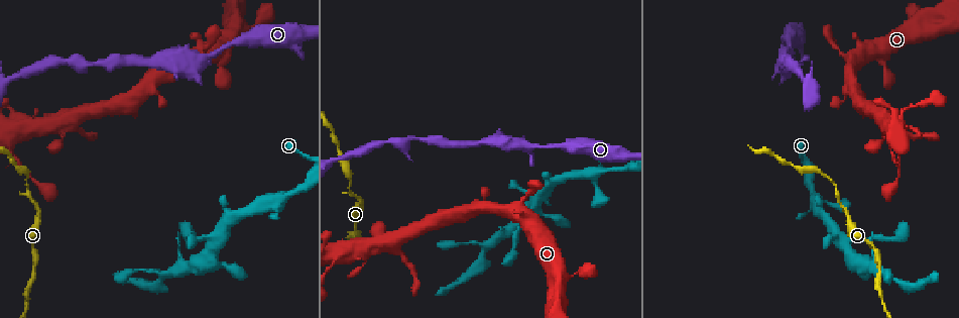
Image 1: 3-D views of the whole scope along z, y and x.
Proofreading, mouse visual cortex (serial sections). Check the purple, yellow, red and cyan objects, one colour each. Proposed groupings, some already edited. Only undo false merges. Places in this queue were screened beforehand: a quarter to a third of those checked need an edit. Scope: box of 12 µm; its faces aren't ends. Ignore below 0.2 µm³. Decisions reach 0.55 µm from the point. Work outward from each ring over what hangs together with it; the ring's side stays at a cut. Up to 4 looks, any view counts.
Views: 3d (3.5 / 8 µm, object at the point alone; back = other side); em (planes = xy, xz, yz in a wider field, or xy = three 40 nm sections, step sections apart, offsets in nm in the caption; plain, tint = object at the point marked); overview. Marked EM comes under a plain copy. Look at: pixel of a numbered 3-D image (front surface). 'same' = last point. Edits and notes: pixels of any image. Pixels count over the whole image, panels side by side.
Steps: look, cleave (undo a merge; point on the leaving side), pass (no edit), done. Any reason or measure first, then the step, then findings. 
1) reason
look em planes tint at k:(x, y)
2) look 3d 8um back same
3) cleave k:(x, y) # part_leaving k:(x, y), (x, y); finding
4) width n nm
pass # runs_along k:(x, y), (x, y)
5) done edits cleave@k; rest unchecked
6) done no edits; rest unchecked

calibre changes
look 3d 3.5um at 1:(173, 64)

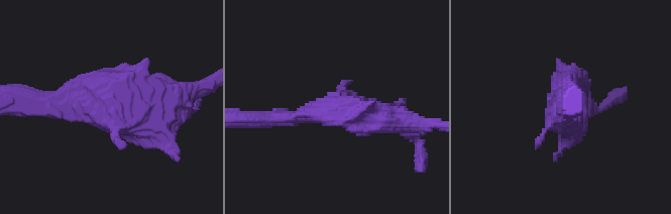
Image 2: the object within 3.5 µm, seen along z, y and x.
look em xy step 2 tint at 2:(105, 104)

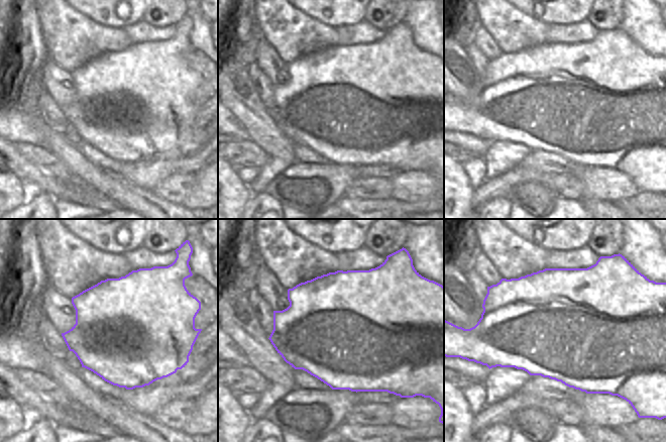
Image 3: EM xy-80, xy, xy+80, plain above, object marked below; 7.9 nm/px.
pass # runs_along 2:(171, 96), (142, 105), (37, 102); all the same cell

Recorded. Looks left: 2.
sharp bend
look 3d 3.5um at 1:(918, 29)

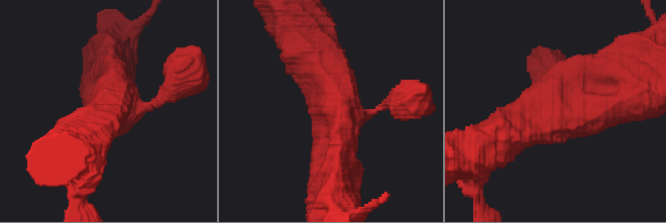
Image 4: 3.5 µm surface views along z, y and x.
look em xy step 5 tint at 4:(564, 111)

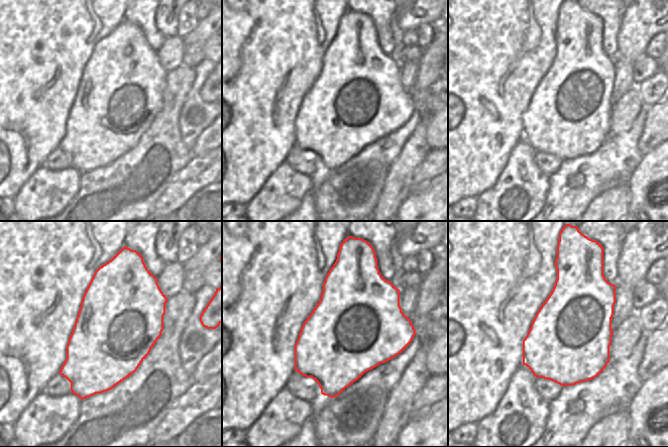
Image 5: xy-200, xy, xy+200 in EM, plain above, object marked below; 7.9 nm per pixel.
width 700 nm
pass # runs_along 4:(506, 133), (531, 112), (627, 102); one cell here

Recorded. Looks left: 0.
done no edits; rest unchecked

